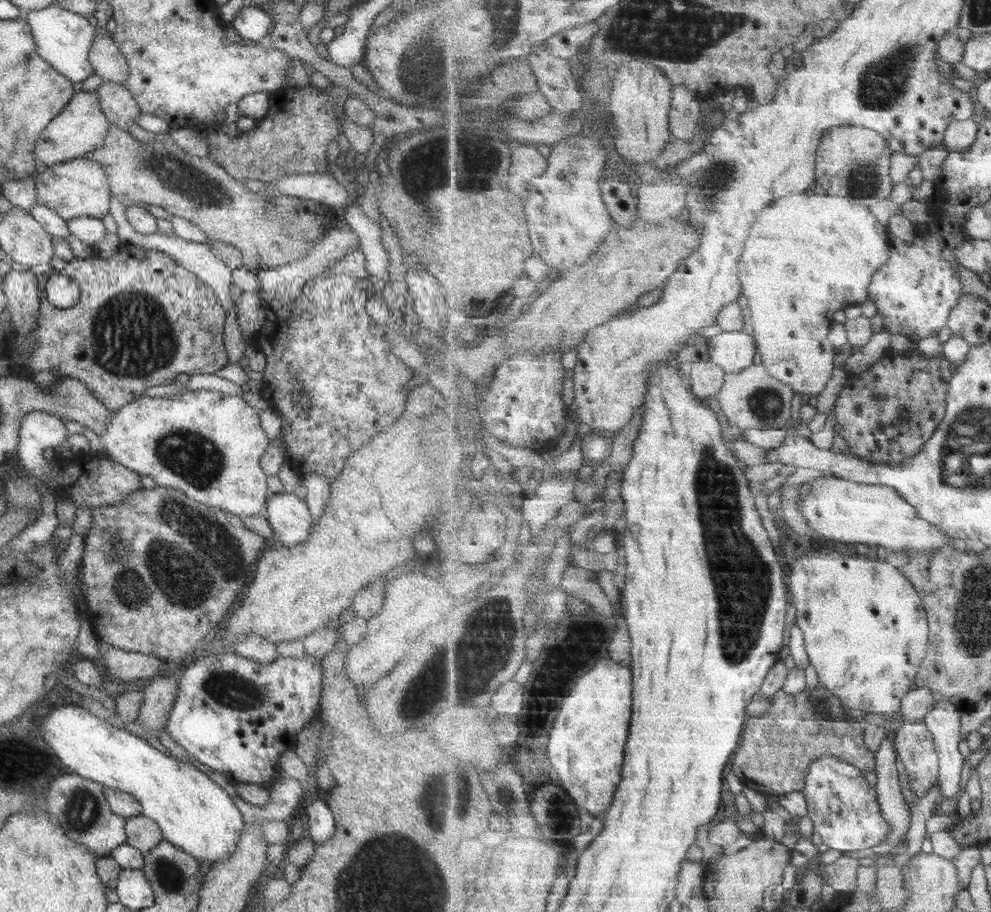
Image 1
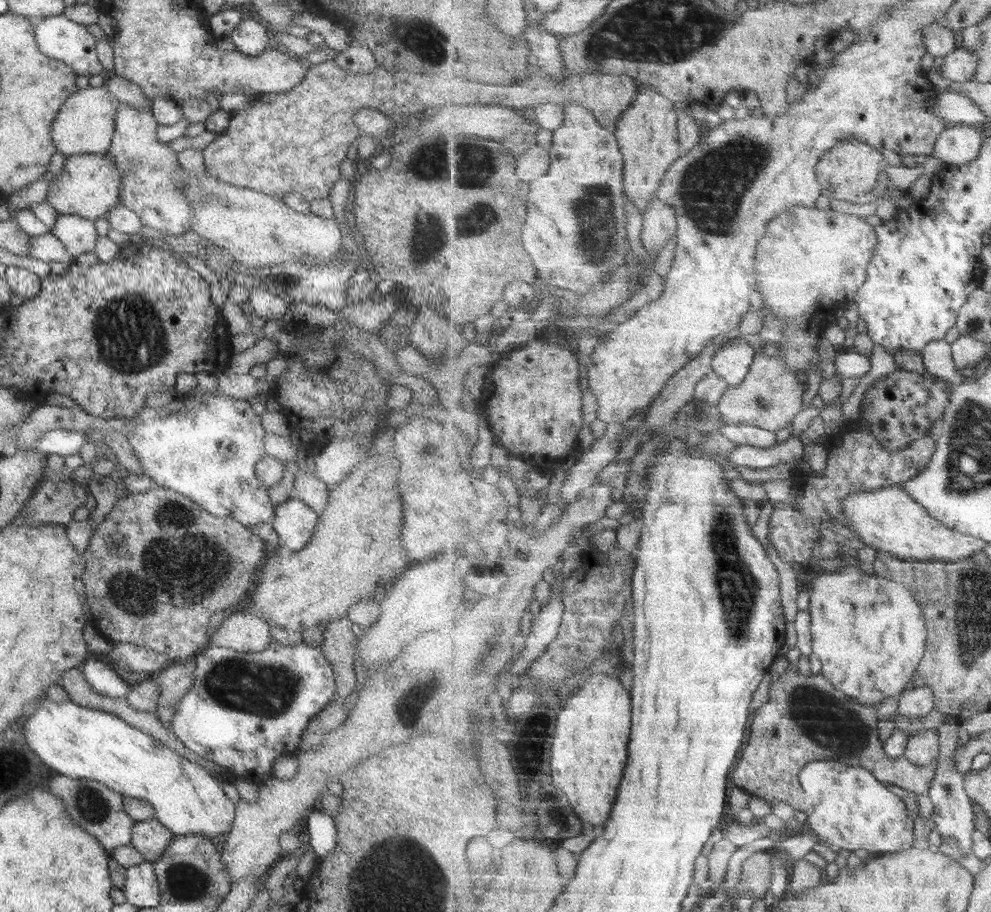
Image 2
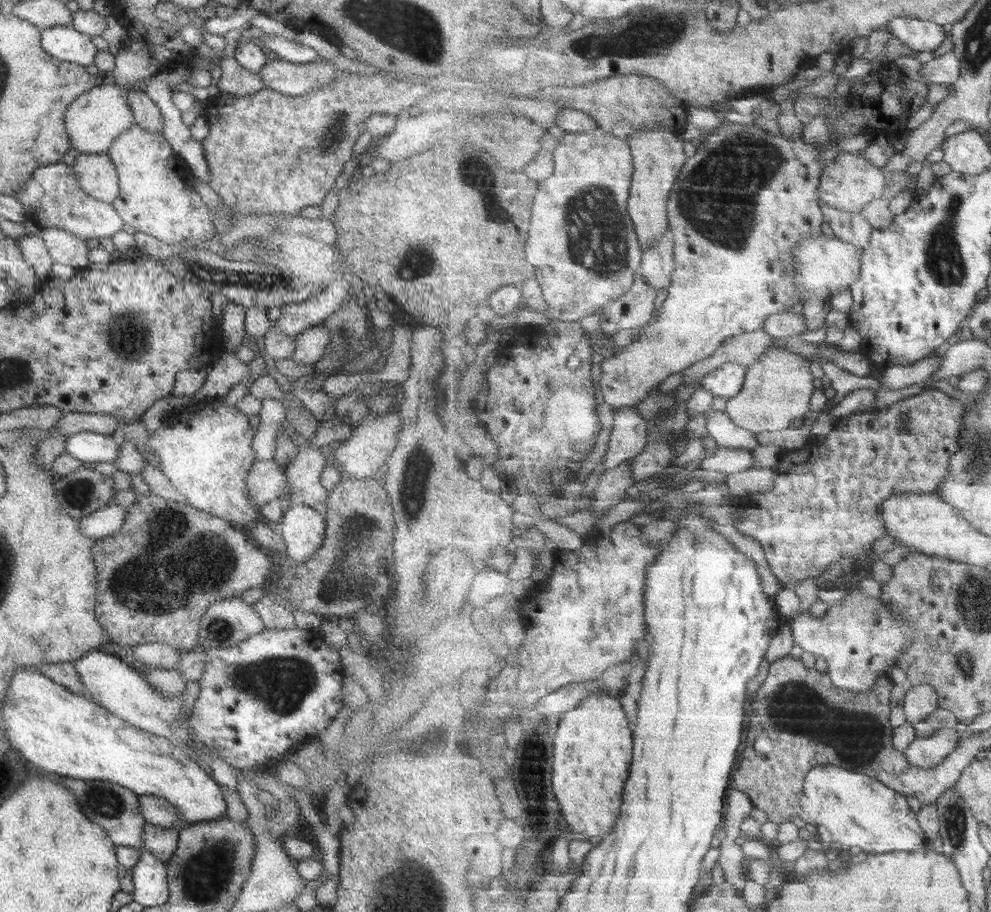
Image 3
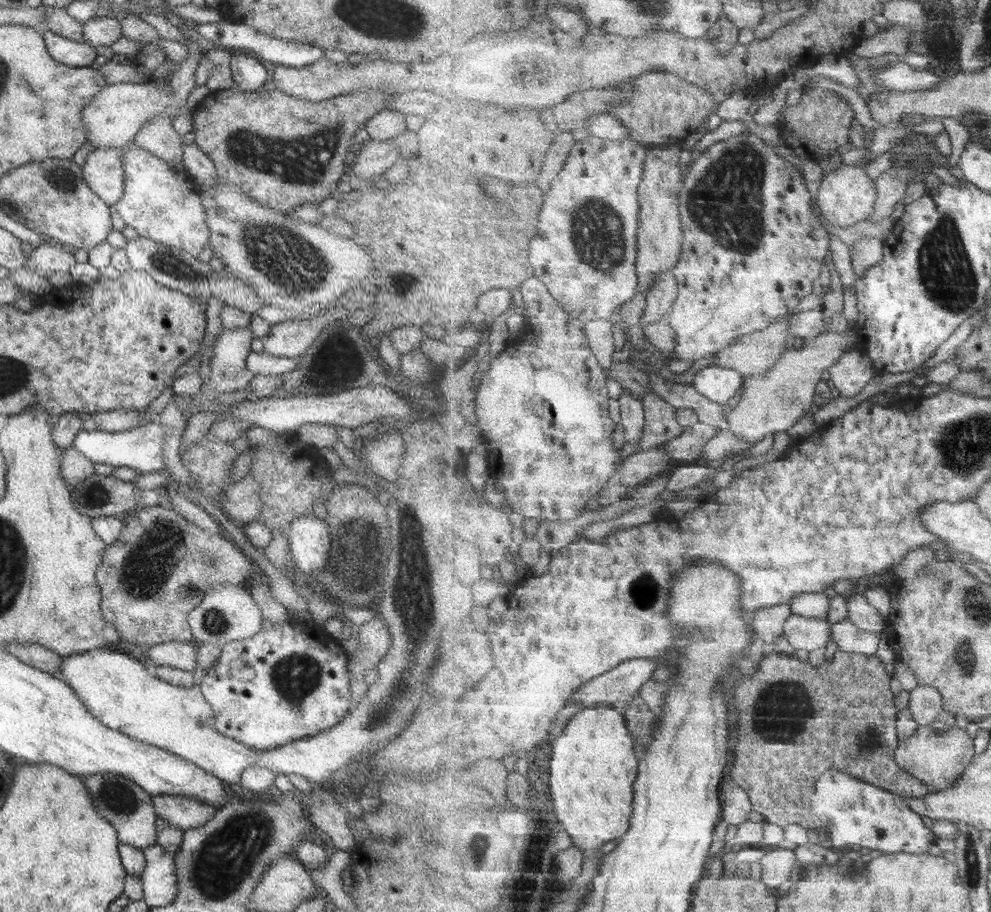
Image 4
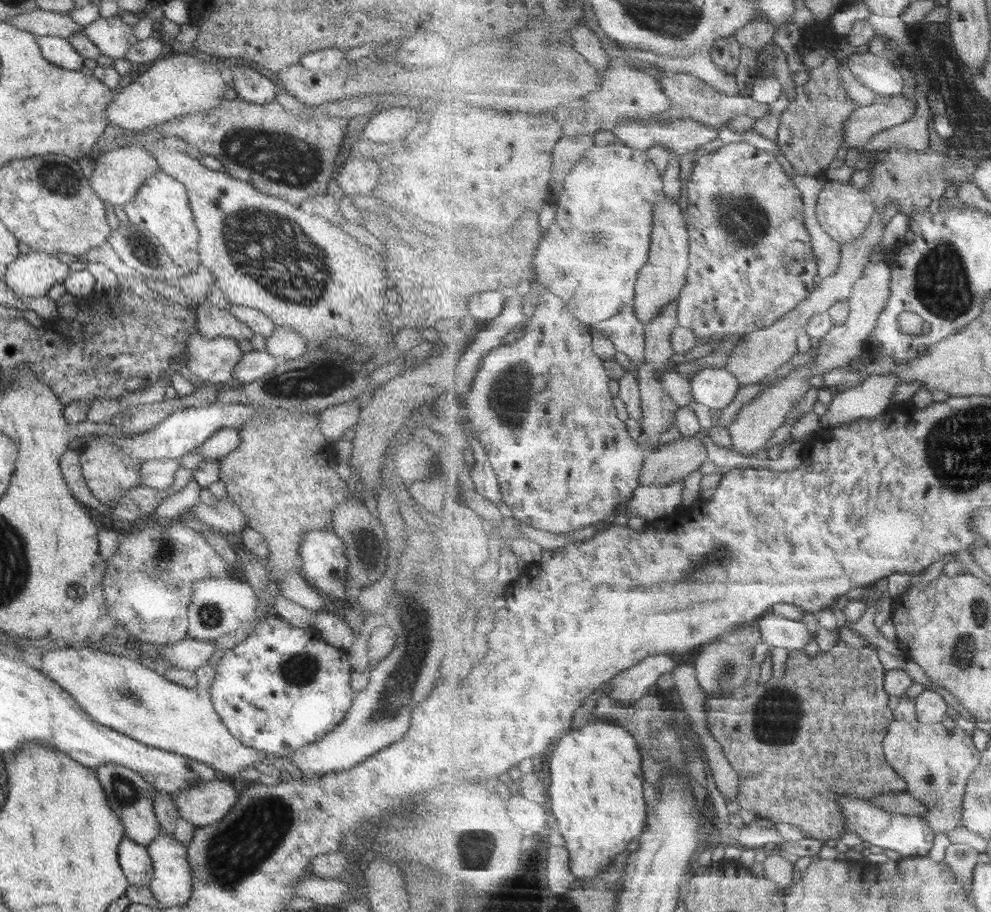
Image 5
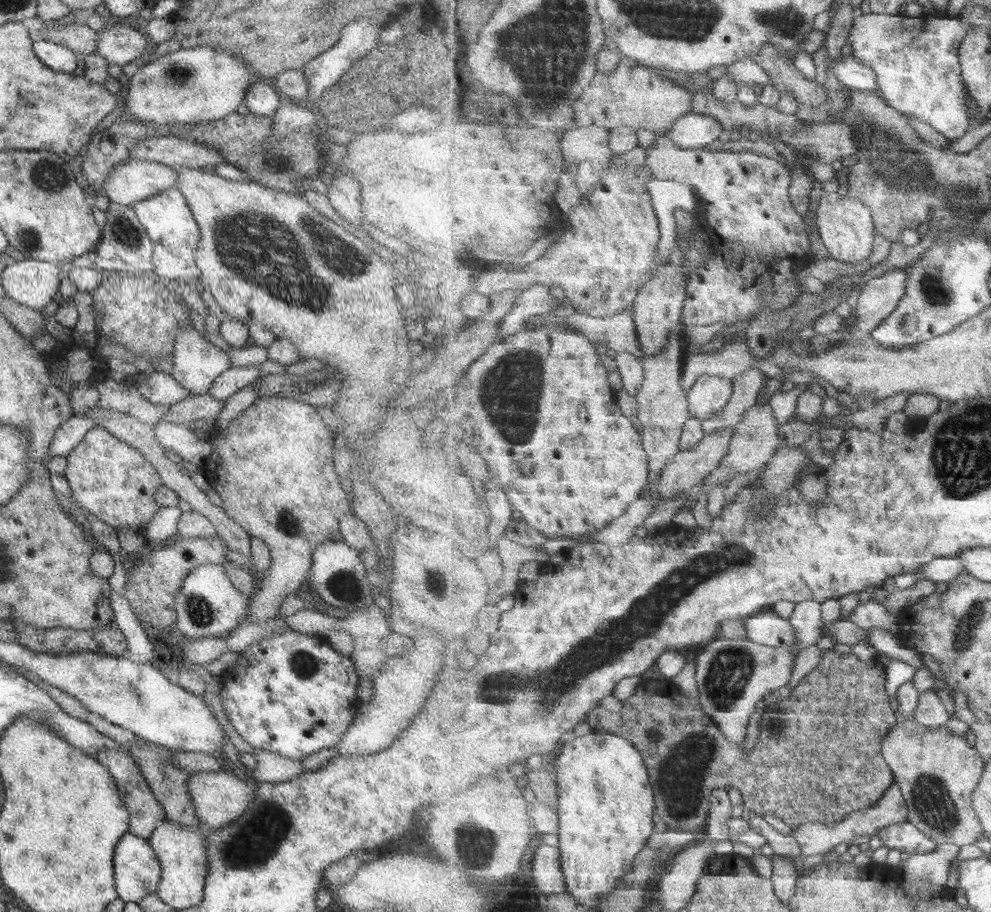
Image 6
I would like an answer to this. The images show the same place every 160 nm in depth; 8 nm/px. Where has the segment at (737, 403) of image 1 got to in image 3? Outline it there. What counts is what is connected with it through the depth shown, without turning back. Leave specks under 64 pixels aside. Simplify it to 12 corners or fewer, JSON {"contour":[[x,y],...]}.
{"contour":[[770,349],[727,400],[754,434],[785,430],[810,412],[808,358]]}

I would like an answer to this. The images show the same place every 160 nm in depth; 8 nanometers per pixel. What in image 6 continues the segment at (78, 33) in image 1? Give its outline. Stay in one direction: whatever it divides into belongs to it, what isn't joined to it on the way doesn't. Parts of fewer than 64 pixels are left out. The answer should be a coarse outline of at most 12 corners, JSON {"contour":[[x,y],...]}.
{"contour":[[40,39],[33,54],[53,73],[73,73],[77,55]]}

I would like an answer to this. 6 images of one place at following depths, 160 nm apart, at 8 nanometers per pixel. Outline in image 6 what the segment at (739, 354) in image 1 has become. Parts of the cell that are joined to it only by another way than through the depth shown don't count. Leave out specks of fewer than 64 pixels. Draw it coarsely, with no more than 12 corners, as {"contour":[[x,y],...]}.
{"contour":[[704,374],[688,391],[690,415],[701,422],[723,411],[734,382]]}

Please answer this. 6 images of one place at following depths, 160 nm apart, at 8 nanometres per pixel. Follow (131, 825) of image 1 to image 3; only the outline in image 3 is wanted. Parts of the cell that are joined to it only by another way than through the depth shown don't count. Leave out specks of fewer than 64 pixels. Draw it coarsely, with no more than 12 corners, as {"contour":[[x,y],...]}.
{"contour":[[145,824],[142,848],[166,863],[178,829]]}

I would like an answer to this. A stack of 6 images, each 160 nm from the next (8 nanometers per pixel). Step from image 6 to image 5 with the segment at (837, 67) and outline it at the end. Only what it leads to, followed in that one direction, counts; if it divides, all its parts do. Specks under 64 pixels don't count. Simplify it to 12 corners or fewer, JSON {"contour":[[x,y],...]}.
{"contour":[[862,50],[848,60],[861,84],[900,95],[905,80],[889,56]]}

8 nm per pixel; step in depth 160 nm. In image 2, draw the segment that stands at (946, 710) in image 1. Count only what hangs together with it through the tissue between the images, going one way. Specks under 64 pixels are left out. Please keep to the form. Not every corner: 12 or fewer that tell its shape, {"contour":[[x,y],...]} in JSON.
{"contour":[[959,726],[937,728],[941,753],[929,796],[941,837],[973,852],[975,814],[957,771]]}

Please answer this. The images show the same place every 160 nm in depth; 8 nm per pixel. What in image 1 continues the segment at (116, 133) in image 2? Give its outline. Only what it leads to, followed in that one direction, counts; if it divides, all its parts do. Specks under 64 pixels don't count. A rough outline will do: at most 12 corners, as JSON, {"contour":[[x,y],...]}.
{"contour":[[125,85],[92,92],[110,124],[127,131],[140,110]]}

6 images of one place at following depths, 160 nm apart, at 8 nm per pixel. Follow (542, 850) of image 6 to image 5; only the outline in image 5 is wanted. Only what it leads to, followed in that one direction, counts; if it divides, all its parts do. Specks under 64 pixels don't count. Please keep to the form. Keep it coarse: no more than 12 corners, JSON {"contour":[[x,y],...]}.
{"contour":[[550,845],[549,888],[569,896],[576,876],[567,847]]}

